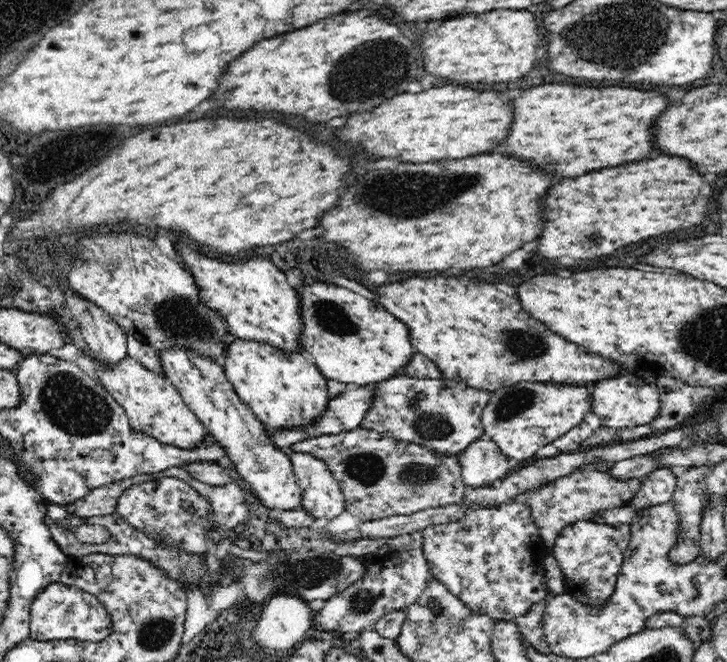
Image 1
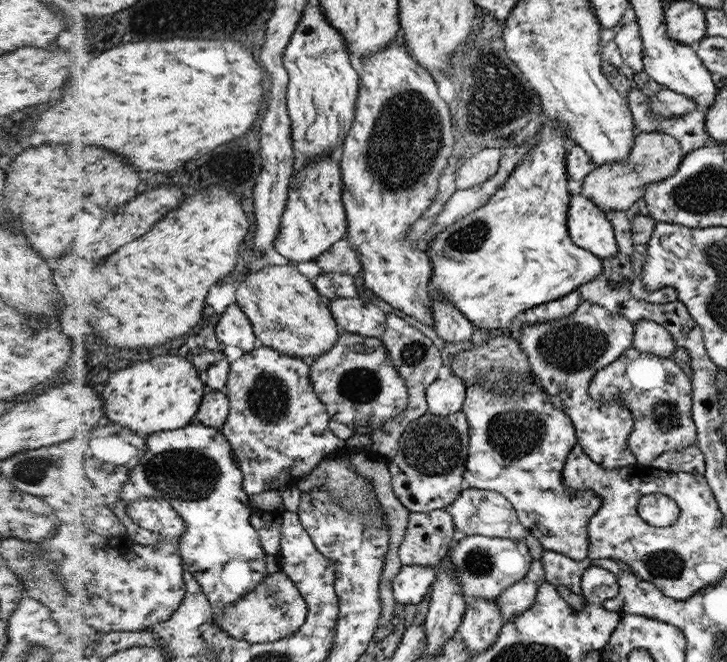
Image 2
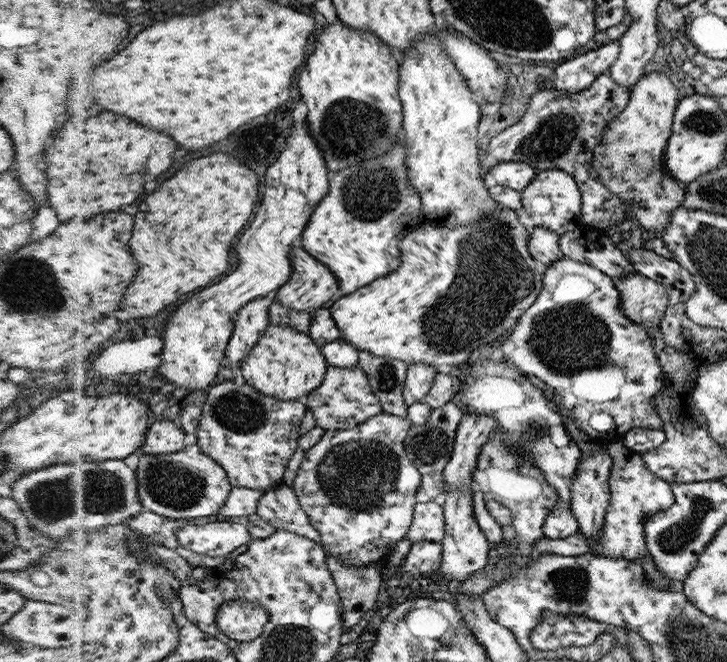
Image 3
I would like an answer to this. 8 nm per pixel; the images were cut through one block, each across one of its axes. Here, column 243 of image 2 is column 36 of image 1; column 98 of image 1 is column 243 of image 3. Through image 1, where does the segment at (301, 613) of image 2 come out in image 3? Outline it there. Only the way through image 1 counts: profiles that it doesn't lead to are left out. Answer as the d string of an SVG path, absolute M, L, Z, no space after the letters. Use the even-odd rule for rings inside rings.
M244 599L226 603L226 605L219 611L217 618L217 624L222 632L228 635L230 639L240 642L252 642L252 640L264 636L266 626L268 626L270 622L272 622L272 618L266 607L262 607L258 605L258 603L250 603L250 601Z

